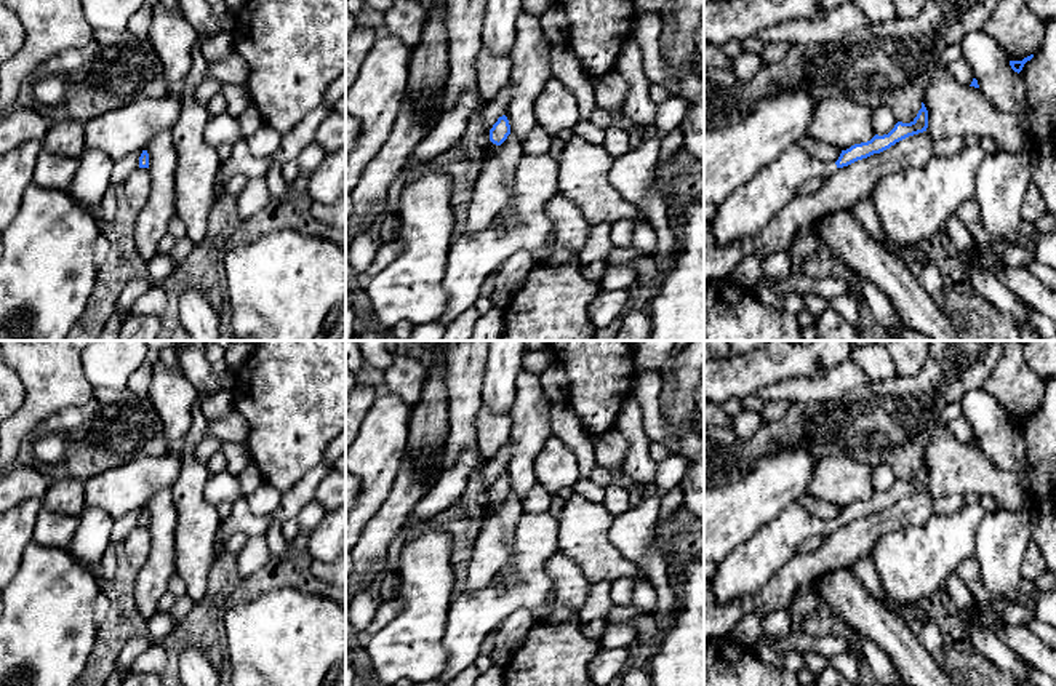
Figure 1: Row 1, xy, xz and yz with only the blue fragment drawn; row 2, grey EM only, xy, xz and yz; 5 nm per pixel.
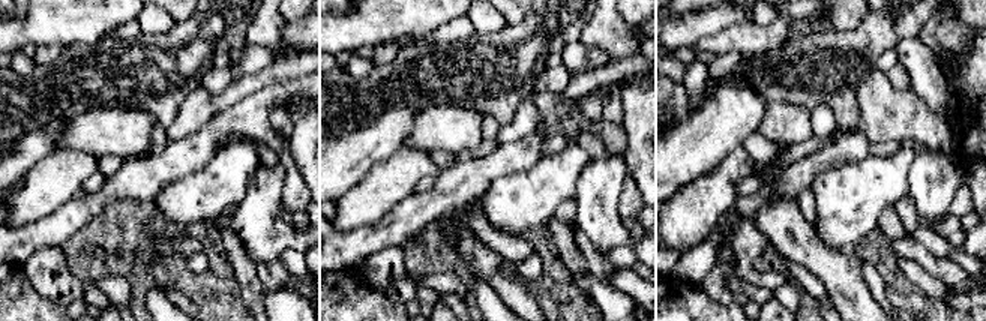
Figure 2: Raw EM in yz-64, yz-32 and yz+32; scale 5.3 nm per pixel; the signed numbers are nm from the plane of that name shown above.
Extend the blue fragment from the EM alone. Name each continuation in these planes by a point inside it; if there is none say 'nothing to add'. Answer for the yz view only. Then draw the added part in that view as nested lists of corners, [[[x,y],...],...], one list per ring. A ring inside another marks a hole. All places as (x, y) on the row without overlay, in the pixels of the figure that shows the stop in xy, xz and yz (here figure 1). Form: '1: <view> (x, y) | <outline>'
1: yz (748, 568) | [[[798,501],[789,504],[773,521],[734,547],[709,579],[718,603],[733,603],[757,595],[797,553],[810,537],[827,537],[835,521],[821,520]]]

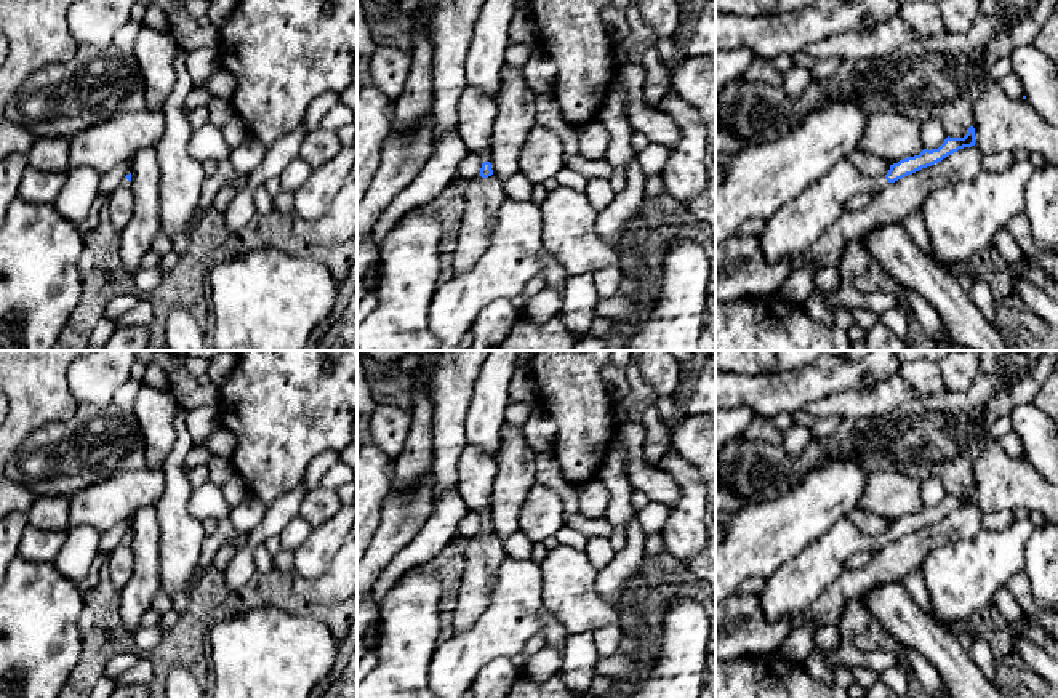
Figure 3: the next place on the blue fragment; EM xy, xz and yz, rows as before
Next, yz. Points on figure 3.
1: yz (793, 588) | [[[848,515],[839,519],[821,538],[810,543],[765,580],[763,589],[757,594],[763,616],[768,621],[781,621],[805,613],[844,573],[850,557],[864,551],[877,552],[885,543],[887,538],[884,535],[861,532]]]

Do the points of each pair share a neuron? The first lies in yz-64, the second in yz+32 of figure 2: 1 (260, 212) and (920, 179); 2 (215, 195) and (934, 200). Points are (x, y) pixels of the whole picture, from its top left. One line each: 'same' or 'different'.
1: same
2: different

